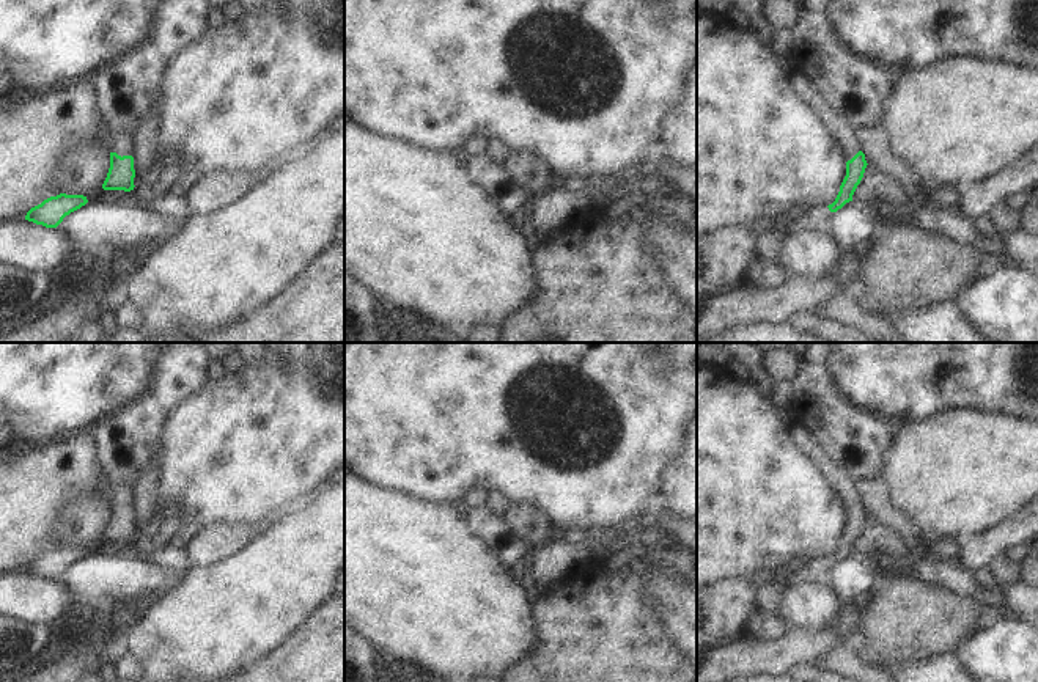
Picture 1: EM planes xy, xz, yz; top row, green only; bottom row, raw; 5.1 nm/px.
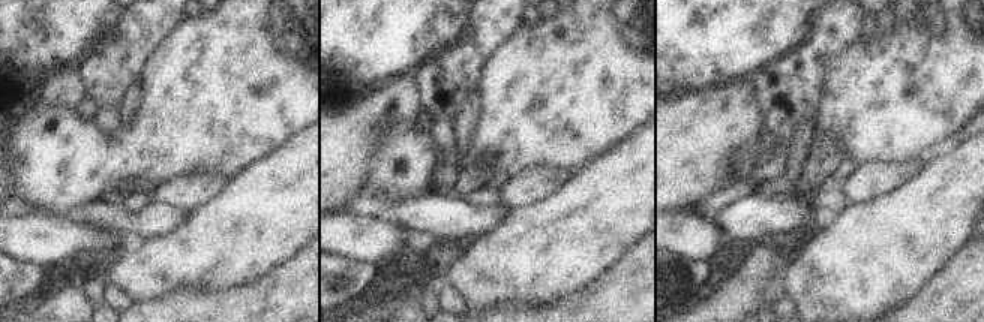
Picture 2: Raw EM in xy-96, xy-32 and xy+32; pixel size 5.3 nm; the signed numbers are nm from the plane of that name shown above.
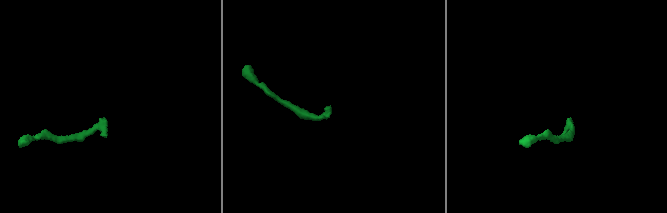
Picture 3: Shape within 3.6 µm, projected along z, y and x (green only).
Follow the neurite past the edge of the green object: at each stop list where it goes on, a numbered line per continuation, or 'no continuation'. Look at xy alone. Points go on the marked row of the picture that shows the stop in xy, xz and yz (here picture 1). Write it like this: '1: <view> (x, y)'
1: xy (121, 145)

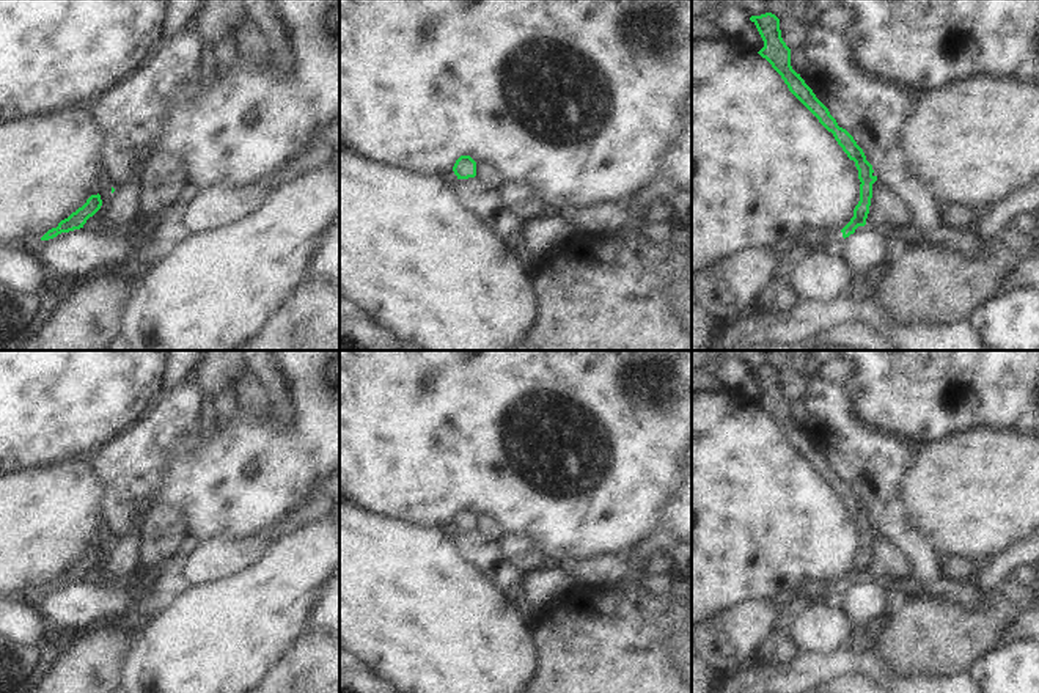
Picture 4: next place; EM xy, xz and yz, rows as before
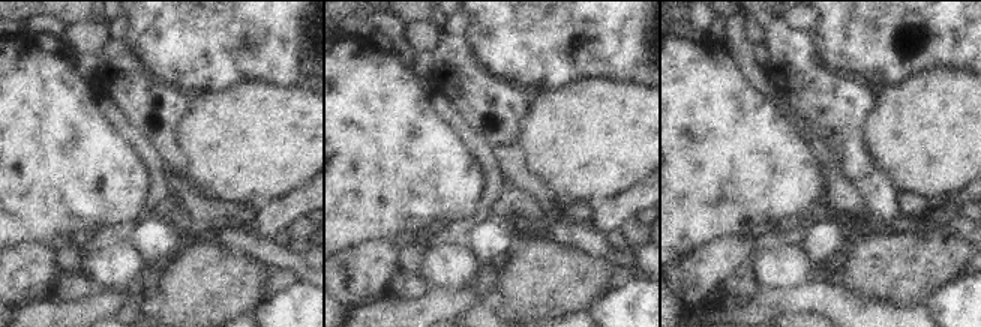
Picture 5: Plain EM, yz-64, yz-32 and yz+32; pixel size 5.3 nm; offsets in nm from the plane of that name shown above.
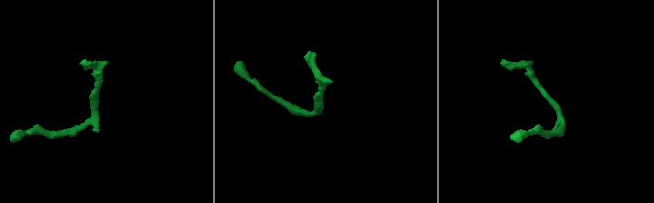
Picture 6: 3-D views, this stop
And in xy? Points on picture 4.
no continuation

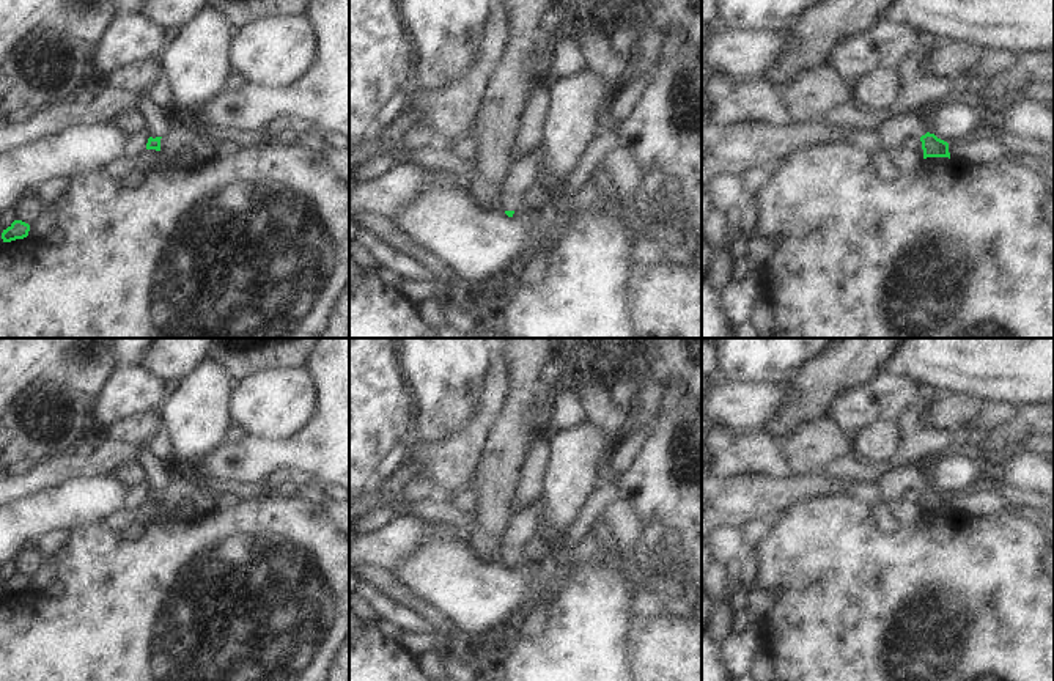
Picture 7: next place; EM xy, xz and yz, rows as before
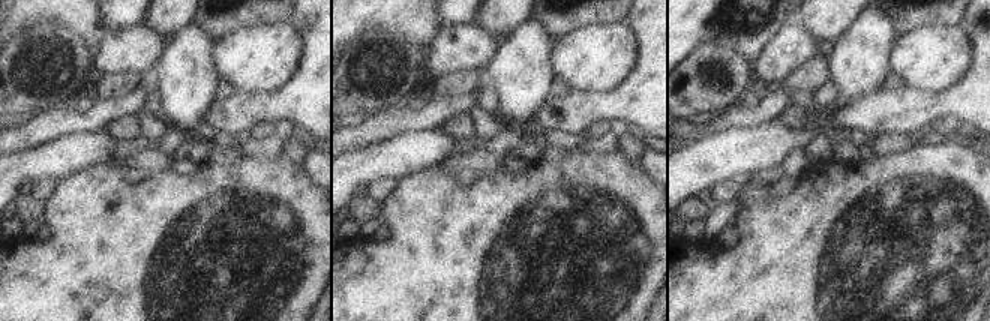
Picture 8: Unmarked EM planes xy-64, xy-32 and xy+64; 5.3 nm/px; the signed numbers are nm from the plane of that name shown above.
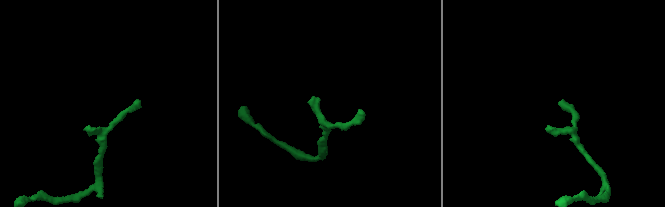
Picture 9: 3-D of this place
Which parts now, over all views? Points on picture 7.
1: xy (156, 123)

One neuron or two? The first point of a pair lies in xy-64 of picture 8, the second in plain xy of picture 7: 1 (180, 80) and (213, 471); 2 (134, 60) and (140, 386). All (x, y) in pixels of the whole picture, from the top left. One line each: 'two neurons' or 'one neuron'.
1: two neurons
2: one neuron

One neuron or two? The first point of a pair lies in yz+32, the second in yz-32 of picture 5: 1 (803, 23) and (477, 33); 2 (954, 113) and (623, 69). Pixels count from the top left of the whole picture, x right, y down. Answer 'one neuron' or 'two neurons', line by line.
1: two neurons
2: two neurons

